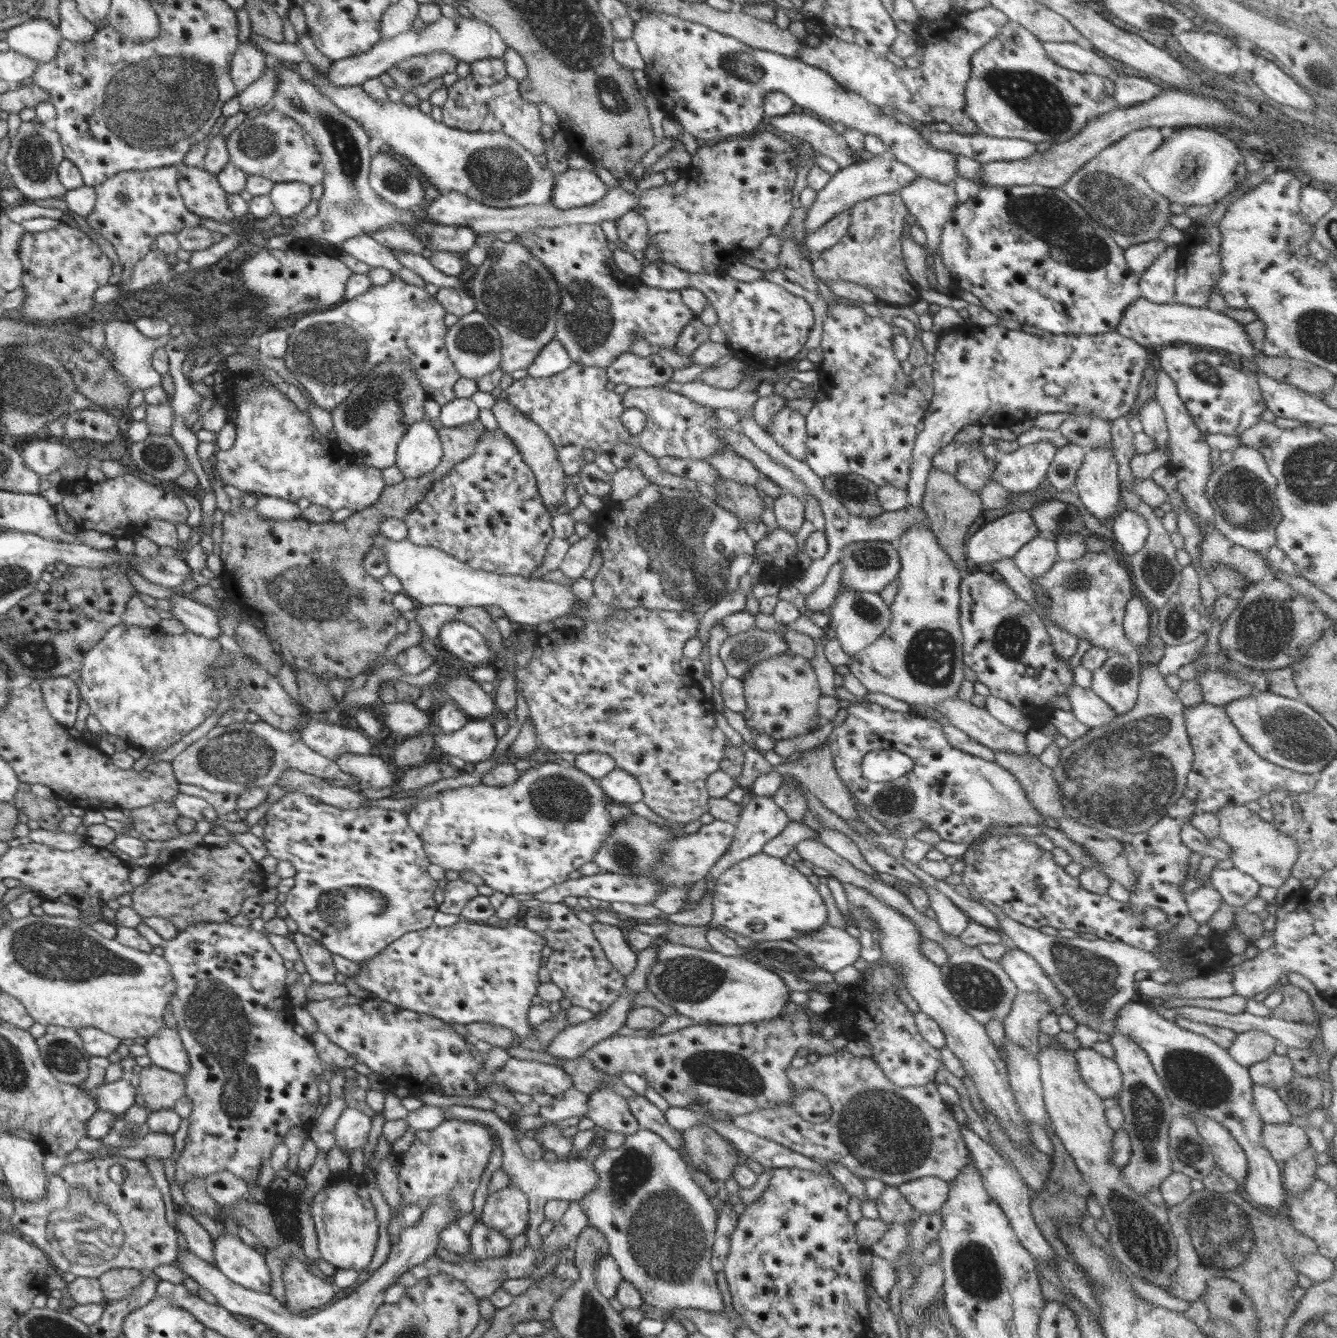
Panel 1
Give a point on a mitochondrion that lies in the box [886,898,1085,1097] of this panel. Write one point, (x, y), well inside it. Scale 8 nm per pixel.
(980, 989)

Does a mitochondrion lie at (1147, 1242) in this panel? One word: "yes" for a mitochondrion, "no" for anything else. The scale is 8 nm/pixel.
yes

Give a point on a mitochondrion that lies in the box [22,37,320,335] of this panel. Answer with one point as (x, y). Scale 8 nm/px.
(156, 104)

